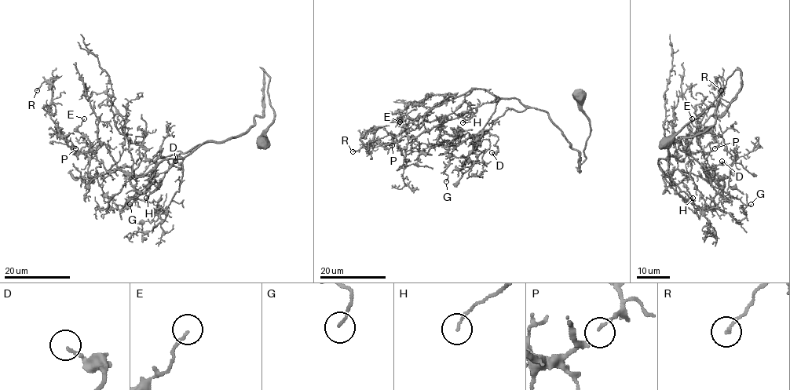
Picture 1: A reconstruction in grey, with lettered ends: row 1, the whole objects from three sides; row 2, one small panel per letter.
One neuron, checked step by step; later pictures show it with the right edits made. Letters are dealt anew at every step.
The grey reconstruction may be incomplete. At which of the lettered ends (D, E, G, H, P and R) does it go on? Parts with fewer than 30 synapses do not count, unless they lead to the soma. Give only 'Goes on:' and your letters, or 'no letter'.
Goes on: P

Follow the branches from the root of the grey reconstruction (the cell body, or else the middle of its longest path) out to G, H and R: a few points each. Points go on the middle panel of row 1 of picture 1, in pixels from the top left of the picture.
G: (577, 95), (590, 125), (579, 171), (579, 151), (546, 112), (509, 108), (456, 147), (446, 181)
H: (577, 95), (590, 125), (579, 171), (549, 115), (516, 99), (475, 89), (462, 122)
R: (577, 95), (579, 171), (546, 112), (480, 89), (352, 151)

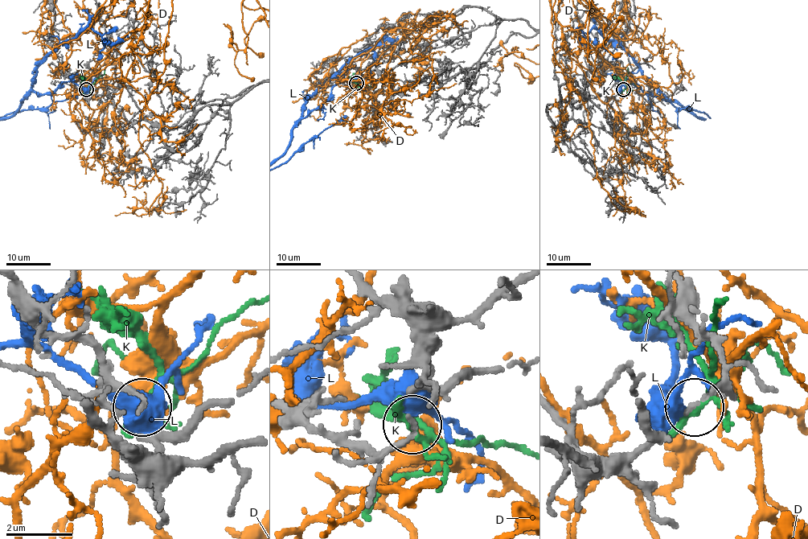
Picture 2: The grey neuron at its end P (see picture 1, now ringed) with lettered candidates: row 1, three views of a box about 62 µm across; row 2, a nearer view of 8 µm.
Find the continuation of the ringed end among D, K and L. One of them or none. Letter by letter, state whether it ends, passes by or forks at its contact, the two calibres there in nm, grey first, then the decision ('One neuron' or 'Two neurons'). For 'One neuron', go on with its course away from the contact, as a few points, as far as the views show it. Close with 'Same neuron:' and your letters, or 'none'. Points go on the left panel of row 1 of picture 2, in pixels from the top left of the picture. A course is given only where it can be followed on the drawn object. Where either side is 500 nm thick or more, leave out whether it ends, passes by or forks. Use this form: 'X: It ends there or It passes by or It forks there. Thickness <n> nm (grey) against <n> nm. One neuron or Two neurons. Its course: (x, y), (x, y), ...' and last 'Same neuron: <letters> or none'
D: It forks there. Thickness 150 nm (grey) against 360 nm. Two neurons
K: It forks there. Thickness 110 nm (grey) against 180 nm. One neuron. Its course: (85, 88), (104, 74), (104, 67)
L: It forks there. Thickness 90 nm (grey) against 440 nm. Two neurons
Same neuron: K

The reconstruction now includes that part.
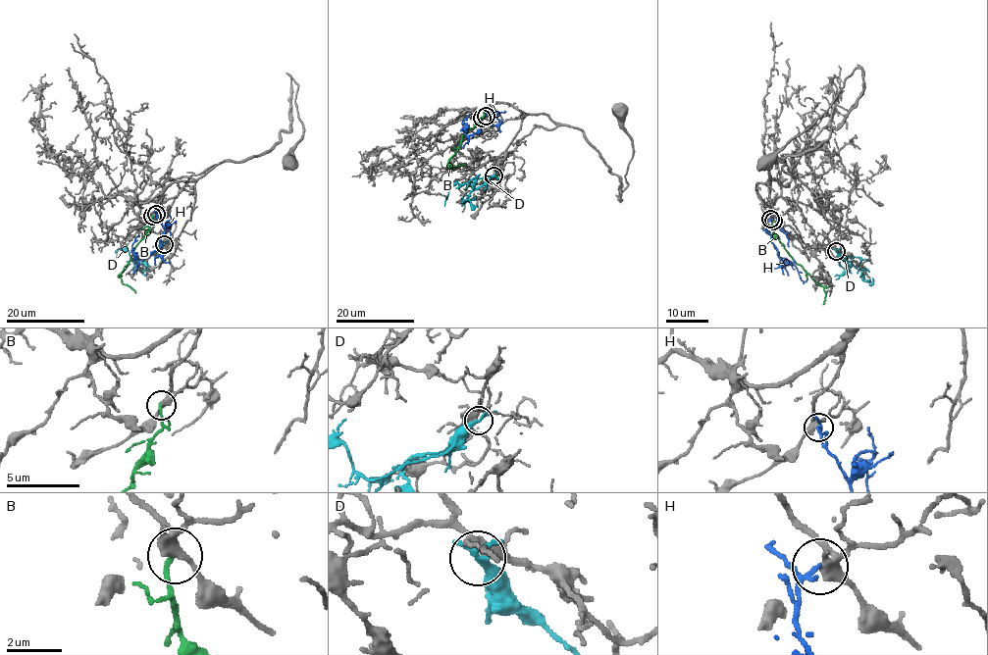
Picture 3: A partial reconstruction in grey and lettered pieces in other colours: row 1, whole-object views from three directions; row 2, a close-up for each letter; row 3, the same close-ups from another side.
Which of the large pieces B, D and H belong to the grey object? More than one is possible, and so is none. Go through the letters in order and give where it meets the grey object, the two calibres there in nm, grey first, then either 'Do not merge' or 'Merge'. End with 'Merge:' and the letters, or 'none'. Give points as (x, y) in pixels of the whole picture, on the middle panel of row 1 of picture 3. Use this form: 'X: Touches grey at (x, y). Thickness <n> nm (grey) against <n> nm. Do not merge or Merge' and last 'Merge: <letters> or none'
B: Touches grey at (482, 118). Thickness 360 nm (grey) against 180 nm. Do not merge
D: Touches grey at (494, 176). Thickness 320 nm (grey) against 240 nm. Do not merge
H: Touches grey at (486, 116). Thickness 320 nm (grey) against 130 nm. Merge
Merge: H

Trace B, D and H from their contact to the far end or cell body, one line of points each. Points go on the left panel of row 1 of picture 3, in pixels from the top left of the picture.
B: (152, 216), (149, 228), (133, 250), (128, 266), (119, 275), (122, 282), (135, 292)
D: (164, 243), (154, 252), (135, 259), (129, 251), (119, 248), (115, 252)
H: (156, 214), (164, 228), (161, 246), (140, 256), (131, 247), (138, 235)

